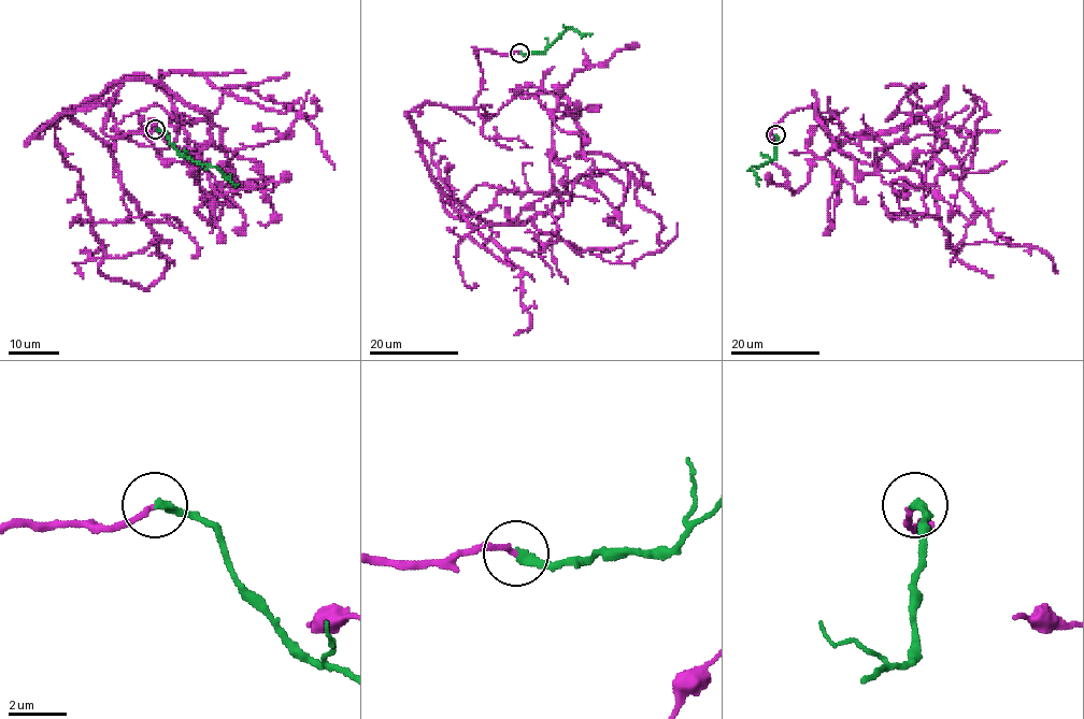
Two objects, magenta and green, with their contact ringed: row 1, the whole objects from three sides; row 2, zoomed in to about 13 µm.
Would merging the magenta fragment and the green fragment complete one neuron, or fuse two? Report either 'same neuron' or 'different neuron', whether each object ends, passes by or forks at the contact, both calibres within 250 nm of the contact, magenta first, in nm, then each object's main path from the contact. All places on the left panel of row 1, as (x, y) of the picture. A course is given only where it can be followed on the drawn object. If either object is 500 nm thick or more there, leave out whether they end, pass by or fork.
same neuron | magenta ends | green ends | 180/320 nm | magenta via (156, 129), (108, 137), (111, 97), (30, 139), (148, 75), (215, 221), (227, 156), (165, 161), (139, 116) | green via (156, 129), (162, 130), (180, 153), (216, 167), (237, 185)

